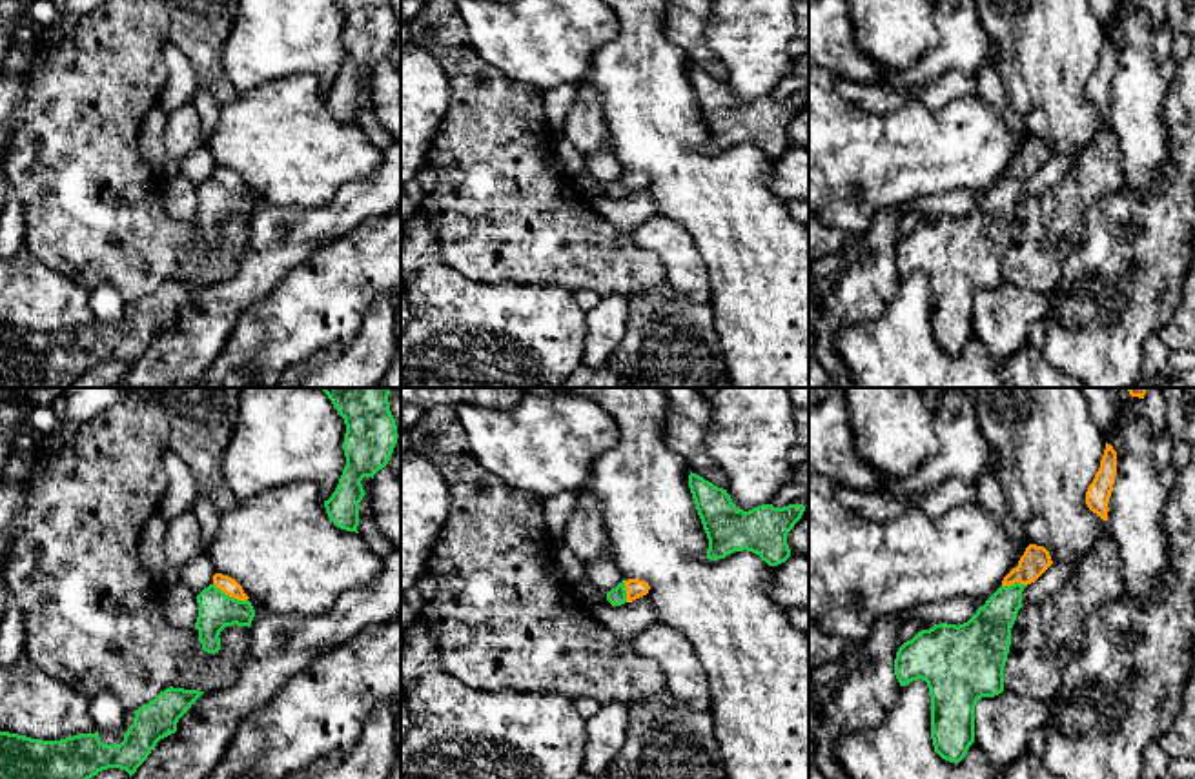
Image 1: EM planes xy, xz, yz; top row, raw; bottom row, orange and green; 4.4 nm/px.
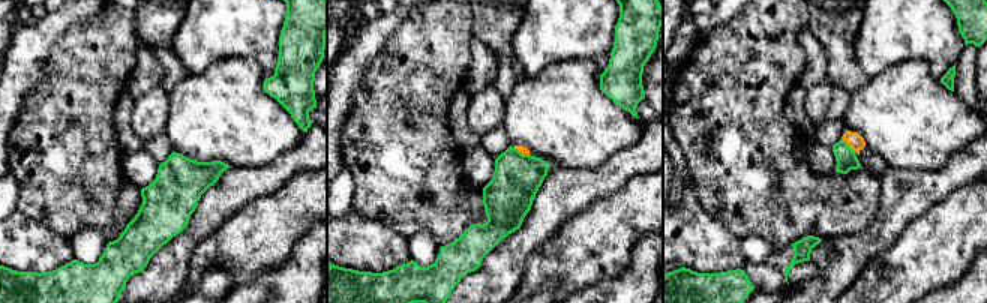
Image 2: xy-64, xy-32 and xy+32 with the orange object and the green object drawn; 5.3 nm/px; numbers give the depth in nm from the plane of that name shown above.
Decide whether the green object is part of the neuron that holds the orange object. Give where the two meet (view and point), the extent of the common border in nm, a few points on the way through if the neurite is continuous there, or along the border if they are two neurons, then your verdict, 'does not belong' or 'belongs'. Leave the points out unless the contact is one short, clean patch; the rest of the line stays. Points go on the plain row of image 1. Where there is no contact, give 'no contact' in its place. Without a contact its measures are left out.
meets orange in xy at (230, 188); contact 170 nm long; runs through xy (230, 179), (230, 188), (217, 202); belongs

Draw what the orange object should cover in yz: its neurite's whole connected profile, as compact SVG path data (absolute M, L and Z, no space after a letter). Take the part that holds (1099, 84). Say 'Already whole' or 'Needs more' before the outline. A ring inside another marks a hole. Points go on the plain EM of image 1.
Already whole. M1106 35L1106 42L1100 53L1100 60L1086 84L1088 100L1102 113L1108 113L1108 95L1113 84L1117 67L1117 44Z

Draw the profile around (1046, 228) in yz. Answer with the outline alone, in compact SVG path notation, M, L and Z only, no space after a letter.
M1113 131L1095 135L1062 180L1018 202L1004 258L1004 282L1049 295L1064 260L1078 248L1088 207L1124 184L1117 137Z

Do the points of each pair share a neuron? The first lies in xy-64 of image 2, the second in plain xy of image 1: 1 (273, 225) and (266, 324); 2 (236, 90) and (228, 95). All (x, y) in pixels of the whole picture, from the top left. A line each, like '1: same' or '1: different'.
1: same
2: different

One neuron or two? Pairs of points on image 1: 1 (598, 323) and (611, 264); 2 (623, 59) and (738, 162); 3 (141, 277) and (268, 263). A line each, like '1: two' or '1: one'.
1: two
2: one
3: two

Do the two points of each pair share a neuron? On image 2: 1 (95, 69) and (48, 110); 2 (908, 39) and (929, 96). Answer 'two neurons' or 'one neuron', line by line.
1: one neuron
2: two neurons

